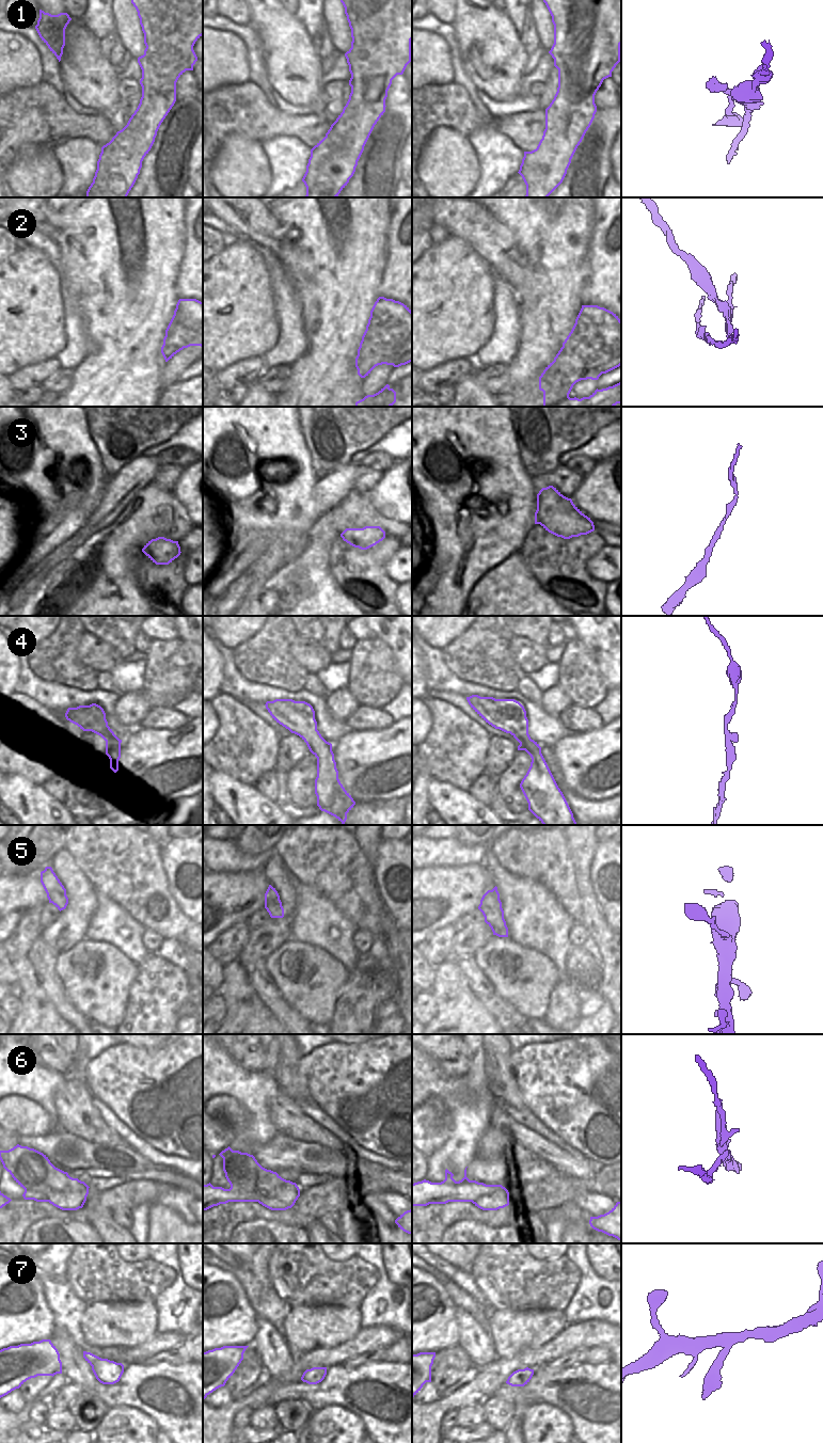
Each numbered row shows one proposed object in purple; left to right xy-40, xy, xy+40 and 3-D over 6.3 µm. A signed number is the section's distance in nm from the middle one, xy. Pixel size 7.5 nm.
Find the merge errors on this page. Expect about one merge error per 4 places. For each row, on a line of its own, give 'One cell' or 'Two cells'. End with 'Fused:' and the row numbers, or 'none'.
1: Two cells
2: Two cells
3: One cell
4: One cell
5: One cell
6: Two cells
7: One cell
Fused: 1, 2, 6

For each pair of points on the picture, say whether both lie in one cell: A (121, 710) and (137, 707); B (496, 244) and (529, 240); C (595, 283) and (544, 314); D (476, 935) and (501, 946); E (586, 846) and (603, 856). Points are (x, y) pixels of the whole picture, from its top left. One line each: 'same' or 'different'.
A: same
B: different
C: different
D: different
E: different

